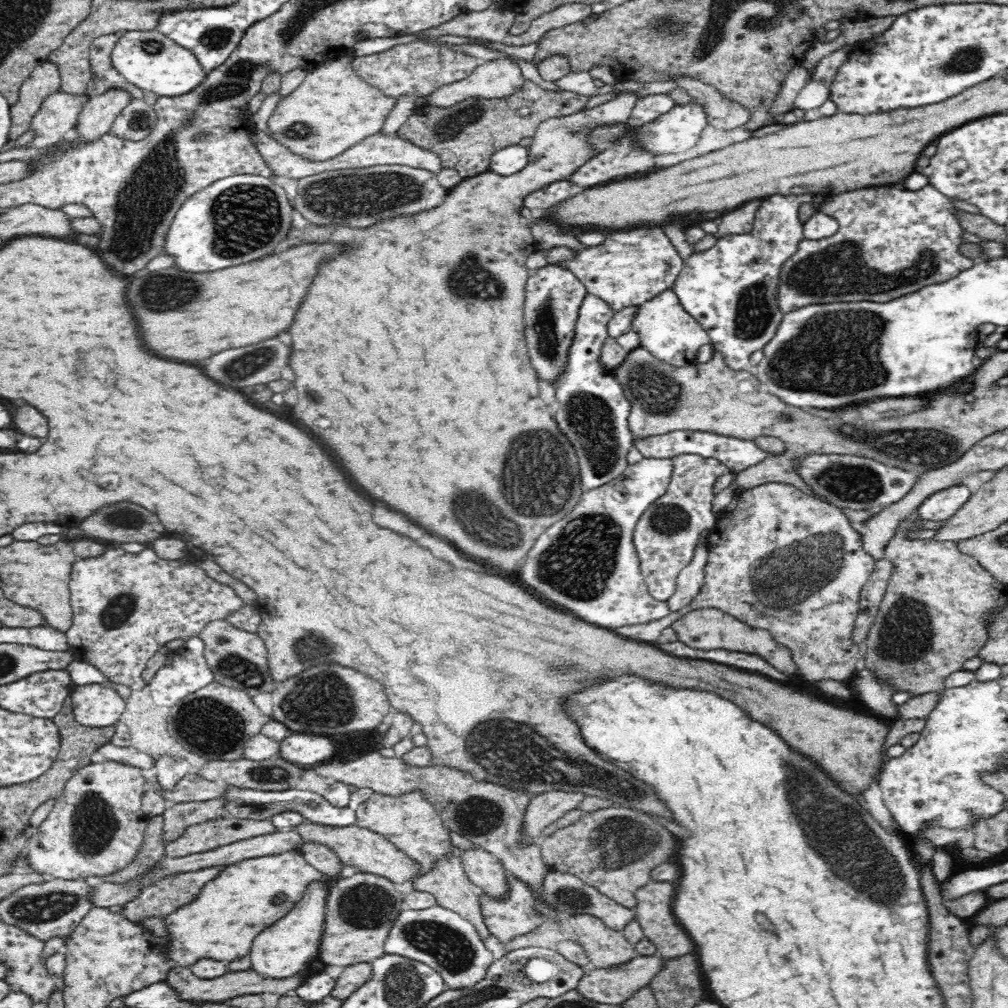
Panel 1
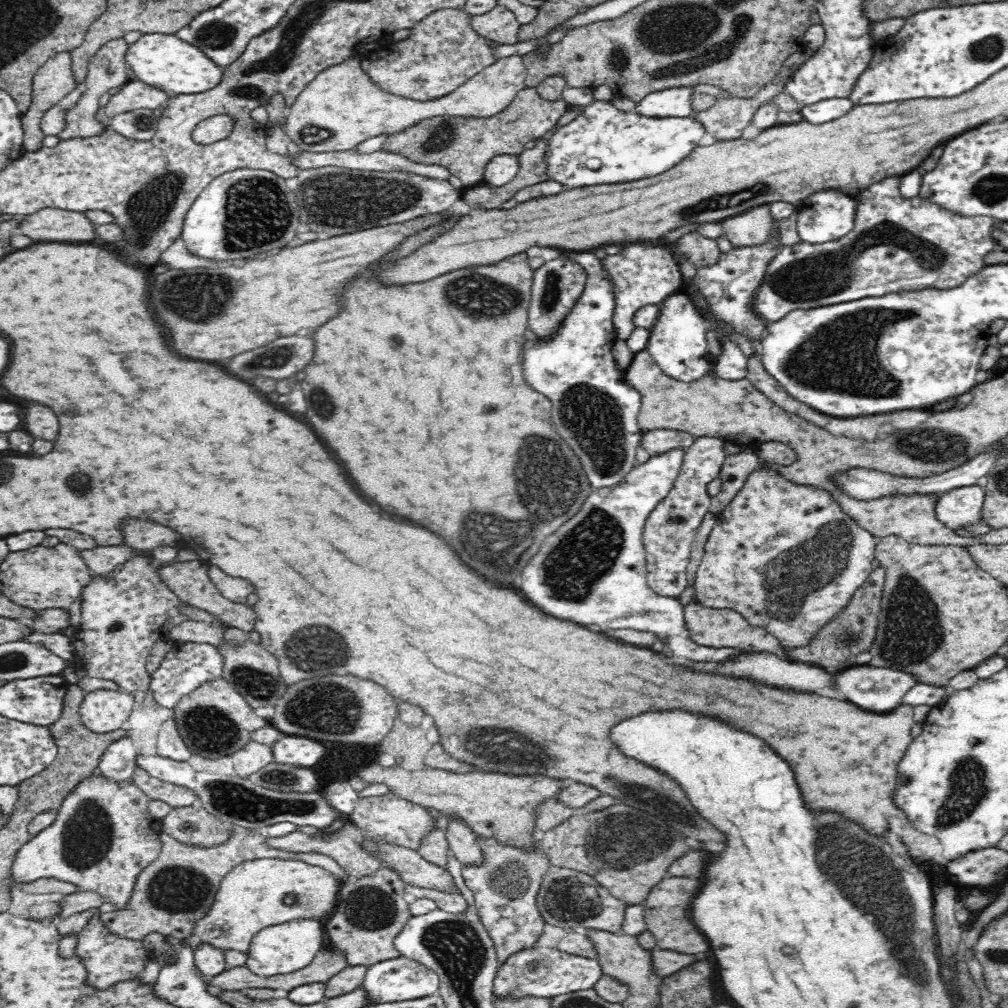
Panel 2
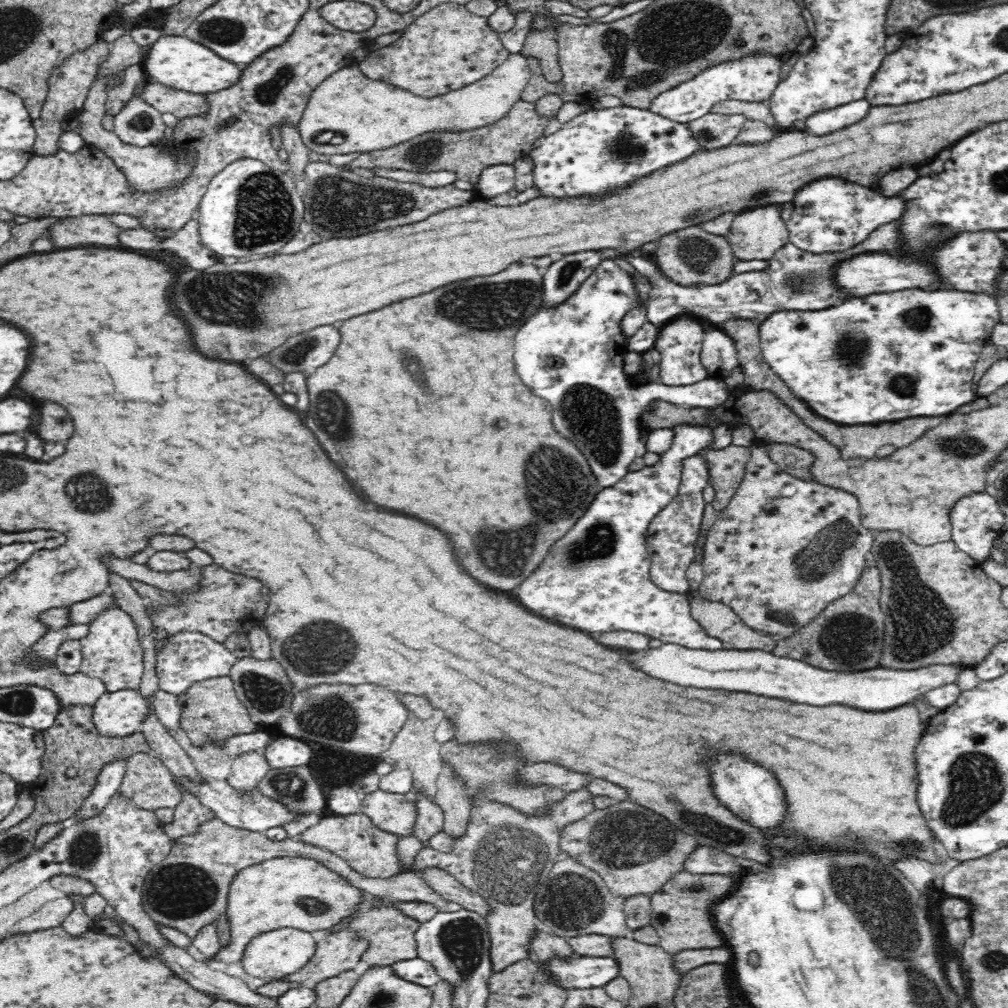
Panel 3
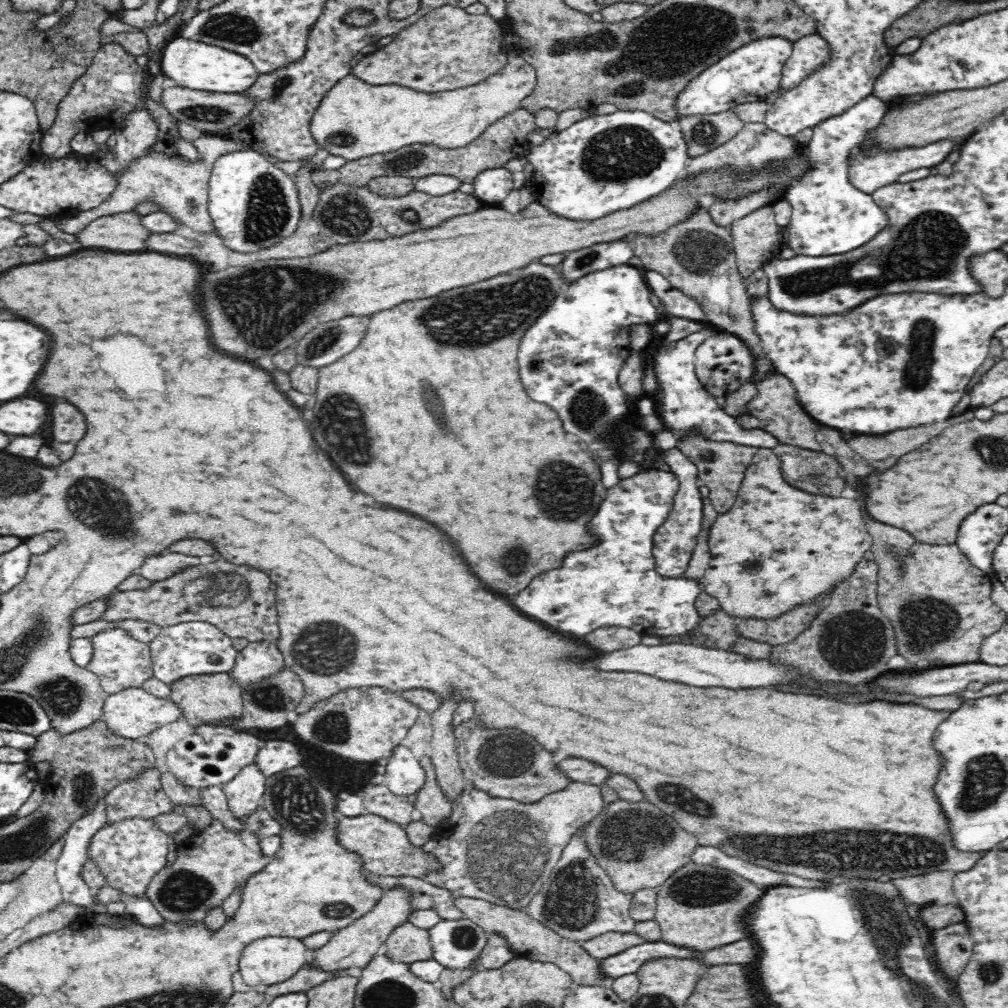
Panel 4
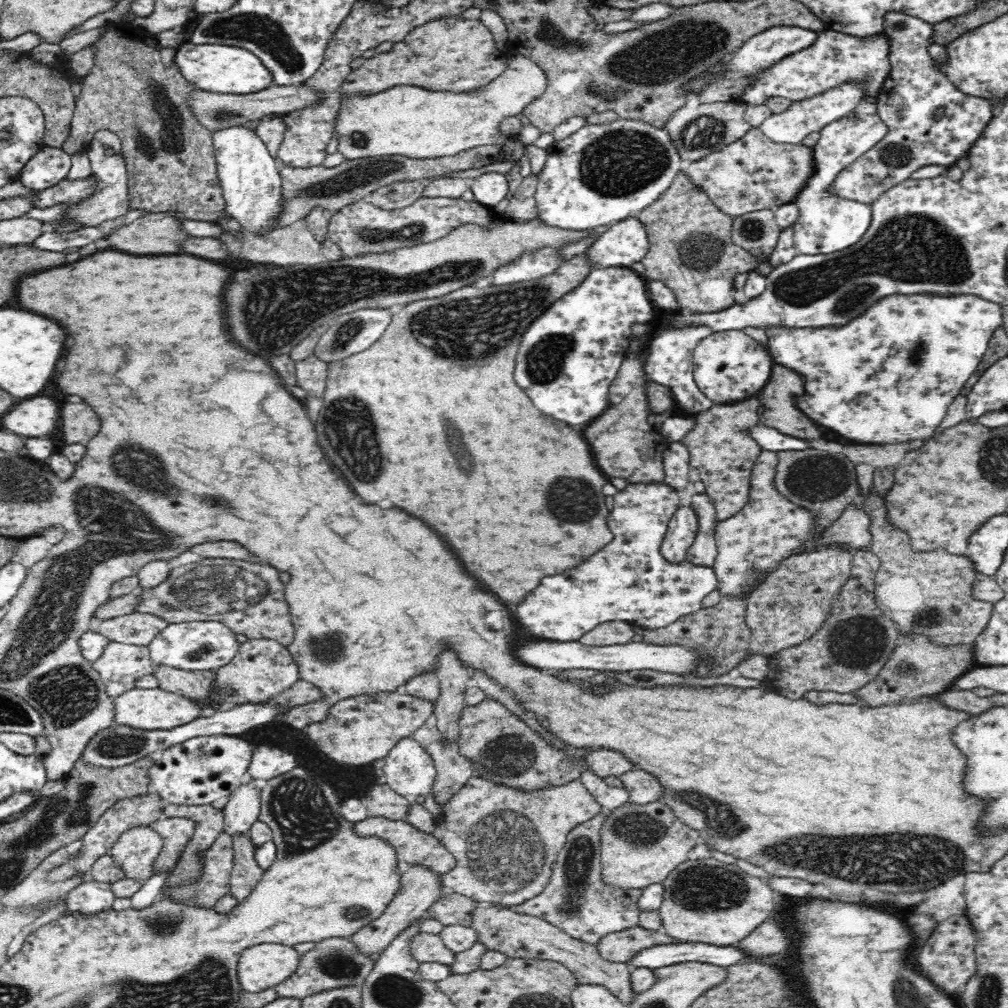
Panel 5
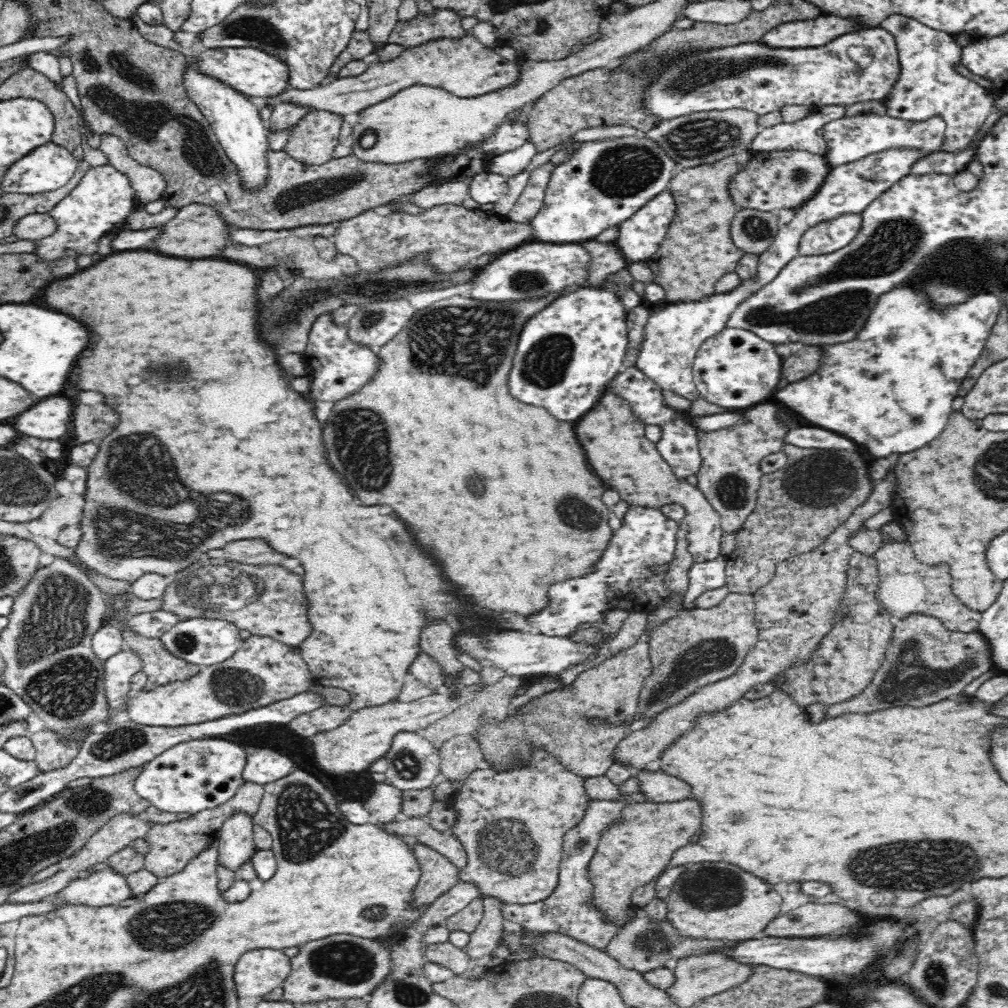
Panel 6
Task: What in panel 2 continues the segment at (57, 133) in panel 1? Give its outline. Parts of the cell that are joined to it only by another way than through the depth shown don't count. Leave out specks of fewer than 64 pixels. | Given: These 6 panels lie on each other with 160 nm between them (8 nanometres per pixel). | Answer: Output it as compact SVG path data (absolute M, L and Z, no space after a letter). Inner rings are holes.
M124 37L110 40L103 44L96 54L90 59L88 66L88 73L84 80L84 88L80 98L77 100L75 106L69 110L66 116L66 128L58 138L61 140L68 140L74 137L91 137L102 134L108 130L108 125L102 124L97 117L98 111L105 102L108 90L116 88L116 86L124 85L130 79L126 75L128 72L127 62L125 61L126 51L129 44Z

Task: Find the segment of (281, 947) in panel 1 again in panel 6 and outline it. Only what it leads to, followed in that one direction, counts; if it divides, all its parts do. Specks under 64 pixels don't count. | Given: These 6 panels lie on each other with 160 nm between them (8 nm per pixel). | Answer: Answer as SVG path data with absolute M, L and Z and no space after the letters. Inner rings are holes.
M262 948L245 952L235 964L233 979L238 998L255 998L262 1000L265 994L270 994L281 986L290 974L290 958L282 950Z

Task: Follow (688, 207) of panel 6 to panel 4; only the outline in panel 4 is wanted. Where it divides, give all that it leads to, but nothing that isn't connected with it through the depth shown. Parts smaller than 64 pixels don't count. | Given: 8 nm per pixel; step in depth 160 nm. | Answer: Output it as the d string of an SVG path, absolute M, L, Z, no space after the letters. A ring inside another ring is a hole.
M698 204L688 219L654 236L634 232L630 237L636 245L634 255L642 260L640 268L643 271L662 274L674 288L700 305L709 325L730 332L746 343L755 358L756 372L752 382L775 372L771 360L764 354L760 337L756 335L747 285L738 273L730 229L716 225L706 206Z

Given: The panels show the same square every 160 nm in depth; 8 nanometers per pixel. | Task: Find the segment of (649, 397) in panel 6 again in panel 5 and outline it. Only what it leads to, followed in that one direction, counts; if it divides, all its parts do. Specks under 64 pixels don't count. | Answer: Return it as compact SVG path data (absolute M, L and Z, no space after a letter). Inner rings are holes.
M681 441L668 443L662 455L666 485L678 492L683 491L688 486L688 472L692 465L688 447Z

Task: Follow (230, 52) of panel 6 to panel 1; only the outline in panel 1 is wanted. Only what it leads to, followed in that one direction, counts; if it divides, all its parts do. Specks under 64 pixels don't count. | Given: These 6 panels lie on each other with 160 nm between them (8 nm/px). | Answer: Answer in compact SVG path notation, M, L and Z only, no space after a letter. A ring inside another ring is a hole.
M157 30L125 32L111 52L111 59L113 68L128 82L160 96L182 96L202 84L208 74L191 50Z

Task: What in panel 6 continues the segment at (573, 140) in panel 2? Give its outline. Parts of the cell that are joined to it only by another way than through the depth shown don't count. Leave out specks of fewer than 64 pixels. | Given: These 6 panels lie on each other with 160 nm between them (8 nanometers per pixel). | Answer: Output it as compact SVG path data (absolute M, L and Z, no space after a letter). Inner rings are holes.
M643 135L626 136L601 141L583 142L572 156L553 170L546 188L546 202L531 222L534 241L546 244L585 243L596 239L604 230L630 219L640 208L660 192L669 189L676 163L664 149Z

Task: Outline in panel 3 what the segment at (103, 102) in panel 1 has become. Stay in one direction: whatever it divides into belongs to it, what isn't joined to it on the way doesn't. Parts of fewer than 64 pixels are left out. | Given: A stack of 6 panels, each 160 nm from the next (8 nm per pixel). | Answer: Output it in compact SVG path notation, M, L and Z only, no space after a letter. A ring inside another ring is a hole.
M163 84L146 85L141 96L162 114L170 112L179 119L203 117L209 111L207 95L186 92Z

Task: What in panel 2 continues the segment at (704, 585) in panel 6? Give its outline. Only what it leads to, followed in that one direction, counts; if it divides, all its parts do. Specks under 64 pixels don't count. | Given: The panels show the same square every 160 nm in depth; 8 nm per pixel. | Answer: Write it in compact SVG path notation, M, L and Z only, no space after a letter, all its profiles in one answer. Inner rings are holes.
M672 448L644 464L638 463L613 487L594 488L580 512L548 536L538 556L526 564L520 574L522 594L542 612L582 626L596 626L596 632L620 628L652 632L658 640L668 642L668 656L722 662L740 654L736 648L714 648L694 642L679 597L660 596L647 583L644 525L648 515L668 496L678 478L685 452L686 448Z

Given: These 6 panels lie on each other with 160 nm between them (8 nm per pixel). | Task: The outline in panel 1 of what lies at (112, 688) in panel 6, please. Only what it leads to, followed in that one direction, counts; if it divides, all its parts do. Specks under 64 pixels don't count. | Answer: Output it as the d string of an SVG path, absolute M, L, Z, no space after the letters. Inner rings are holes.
M150 546L139 554L122 548L108 549L102 556L78 559L71 566L69 582L73 617L71 627L65 632L74 661L88 661L101 670L110 682L141 691L147 686L142 679L149 658L176 638L198 637L200 630L212 622L222 620L245 603L230 585L218 583L208 577L198 564L186 565L179 560L164 560Z

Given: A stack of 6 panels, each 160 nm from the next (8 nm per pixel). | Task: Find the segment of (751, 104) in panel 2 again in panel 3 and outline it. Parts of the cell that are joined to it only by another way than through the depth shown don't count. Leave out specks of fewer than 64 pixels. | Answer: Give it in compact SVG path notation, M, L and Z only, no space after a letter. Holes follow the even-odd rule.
M708 113L688 123L692 137L698 141L698 148L709 151L727 147L742 130L746 117L742 114L721 115Z

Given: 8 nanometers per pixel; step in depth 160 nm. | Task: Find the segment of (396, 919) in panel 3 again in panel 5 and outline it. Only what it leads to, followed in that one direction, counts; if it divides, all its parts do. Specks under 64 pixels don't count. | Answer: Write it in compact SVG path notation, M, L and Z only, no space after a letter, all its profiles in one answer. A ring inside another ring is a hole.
M420 933L410 942L412 956L421 963L442 963L451 967L456 952L452 952L440 939L440 935Z

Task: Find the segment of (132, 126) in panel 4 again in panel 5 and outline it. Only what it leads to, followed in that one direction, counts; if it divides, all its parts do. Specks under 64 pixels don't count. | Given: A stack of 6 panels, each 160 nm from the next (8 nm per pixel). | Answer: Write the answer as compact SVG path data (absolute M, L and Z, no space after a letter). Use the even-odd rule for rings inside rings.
M96 142L84 150L91 160L91 170L101 178L101 182L104 184L96 196L92 196L92 198L84 202L82 206L77 206L74 207L74 210L70 210L68 217L70 217L72 221L85 224L85 226L96 227L100 223L121 218L129 211L134 210L130 206L130 195L128 195L129 178L124 153L122 155L115 154L113 156L106 156L104 155L105 148Z

